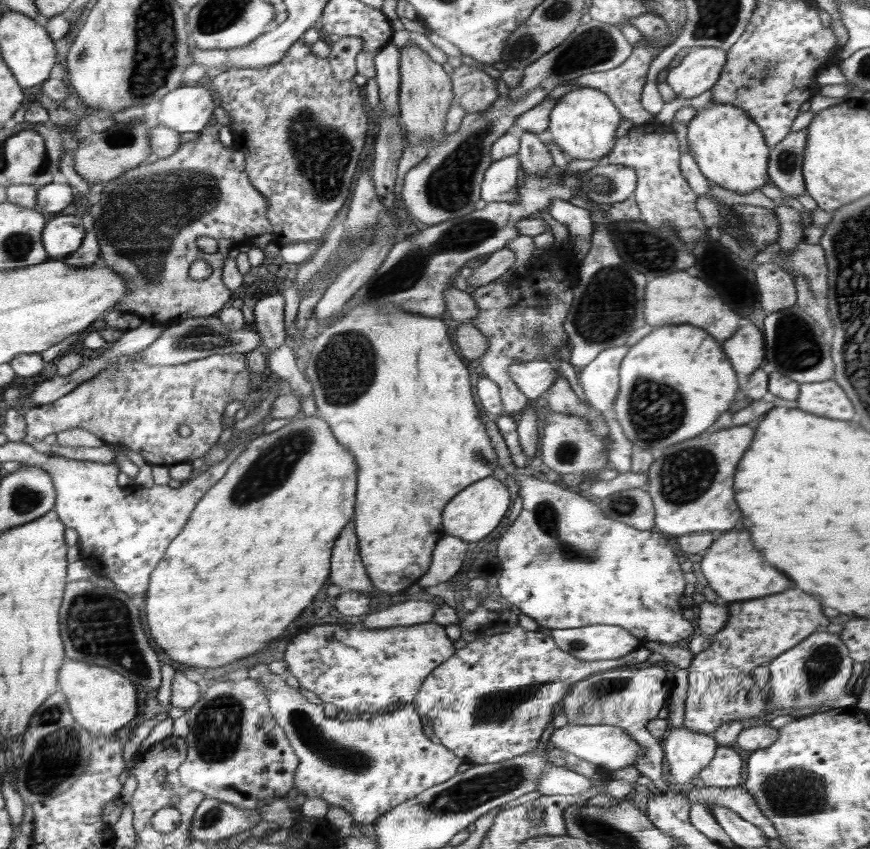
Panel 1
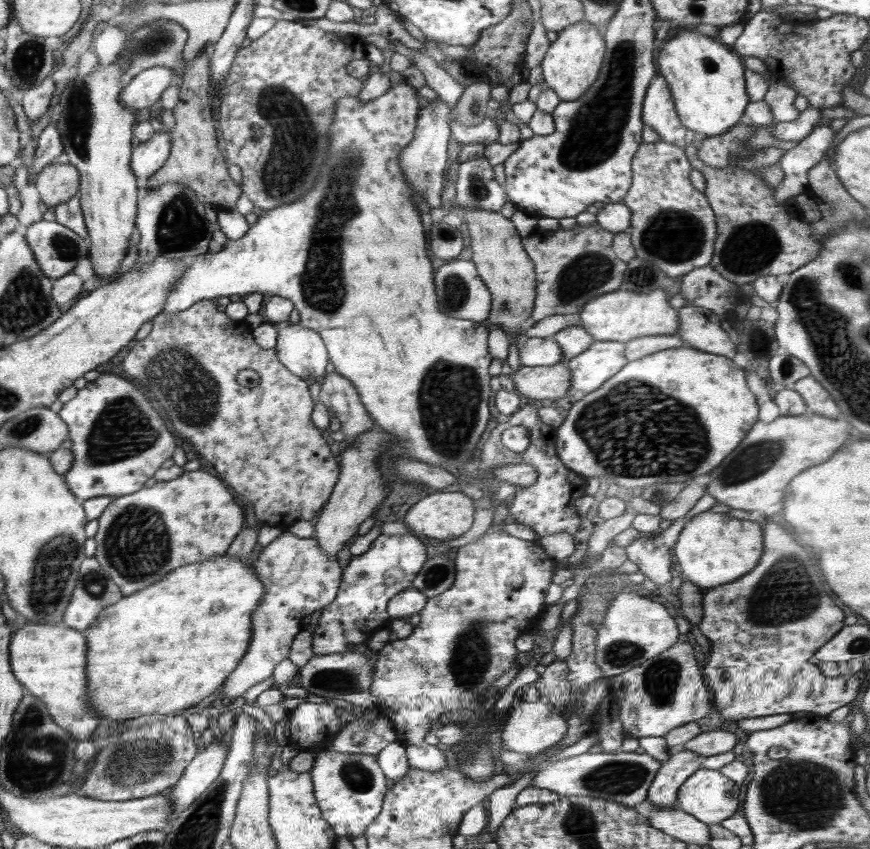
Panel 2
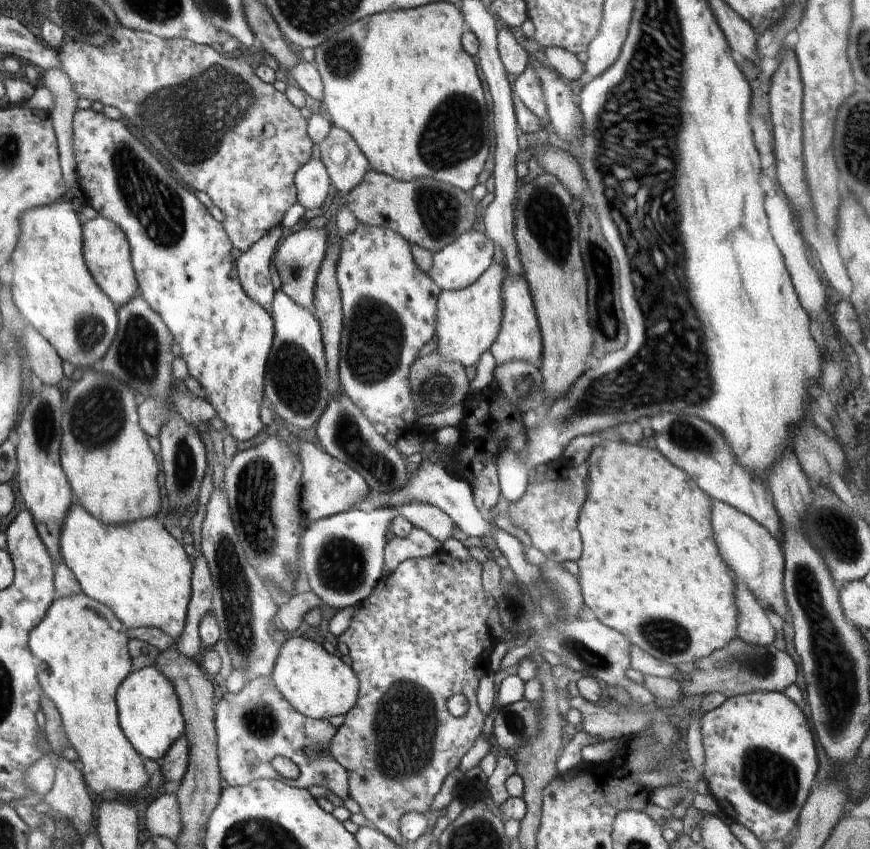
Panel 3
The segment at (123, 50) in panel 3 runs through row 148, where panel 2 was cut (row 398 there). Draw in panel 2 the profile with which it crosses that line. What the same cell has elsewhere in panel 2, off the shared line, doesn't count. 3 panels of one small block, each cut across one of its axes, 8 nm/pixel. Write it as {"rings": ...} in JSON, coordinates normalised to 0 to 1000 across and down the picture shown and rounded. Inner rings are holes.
{"rings":[[[234,352],[224,356],[214,365],[206,369],[186,367],[176,375],[174,392],[161,400],[160,398],[154,405],[154,409],[147,415],[147,419],[140,426],[143,438],[149,445],[156,445],[161,452],[166,453],[168,462],[174,464],[174,468],[184,473],[184,481],[189,481],[189,485],[193,488],[198,502],[214,514],[218,521],[228,529],[228,534],[246,549],[246,554],[253,559],[253,564],[283,591],[287,591],[287,596],[292,598],[292,608],[302,617],[318,620],[321,622],[334,621],[339,615],[345,612],[357,612],[369,603],[371,596],[377,591],[382,582],[384,571],[389,565],[392,550],[386,544],[385,534],[382,531],[377,519],[368,510],[368,506],[361,502],[357,488],[361,481],[361,471],[356,468],[354,459],[355,452],[344,443],[336,441],[322,425],[320,425],[316,410],[301,410],[294,405],[291,397],[291,388],[283,382],[283,378],[268,378],[245,352]],[[276,436],[292,436],[299,443],[299,450],[295,456],[284,457],[278,456],[272,449],[271,443]]]}

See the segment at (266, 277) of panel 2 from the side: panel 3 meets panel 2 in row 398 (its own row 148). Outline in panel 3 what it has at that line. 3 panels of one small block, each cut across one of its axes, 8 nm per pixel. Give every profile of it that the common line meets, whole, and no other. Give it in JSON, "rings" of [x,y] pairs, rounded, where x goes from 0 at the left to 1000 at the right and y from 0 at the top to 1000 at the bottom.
{"rings":[[[499,2],[499,5],[492,5],[492,7],[476,9],[476,12],[446,12],[441,16],[416,21],[414,26],[407,26],[405,31],[384,39],[376,48],[367,52],[360,59],[362,61],[361,77],[371,94],[374,112],[370,120],[382,138],[380,144],[384,148],[394,151],[405,159],[405,163],[423,187],[429,201],[437,201],[459,213],[484,210],[499,211],[530,221],[537,227],[540,227],[548,218],[549,205],[556,200],[561,181],[563,181],[561,176],[561,127],[545,71],[532,58],[530,51],[534,34],[534,24],[526,7],[517,5],[517,2]]]}

